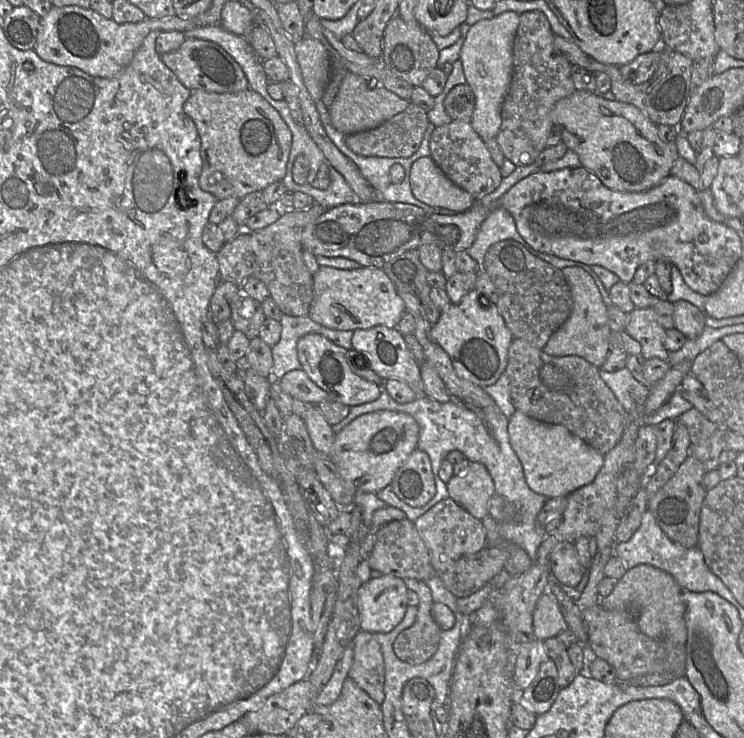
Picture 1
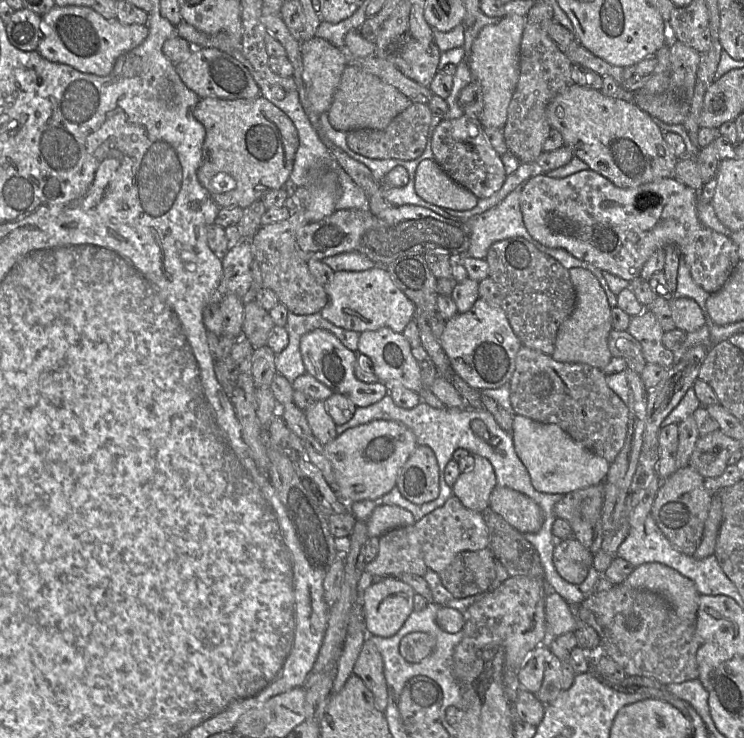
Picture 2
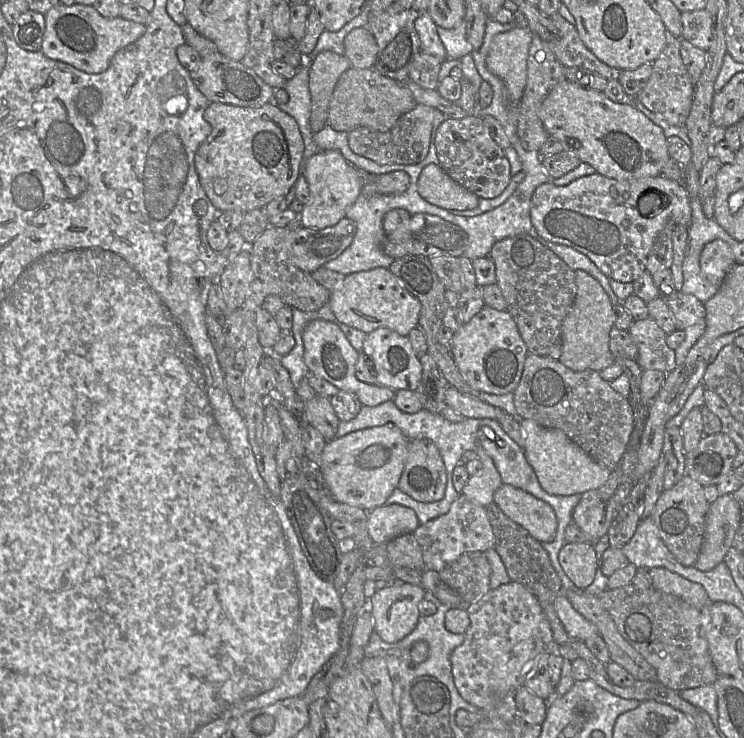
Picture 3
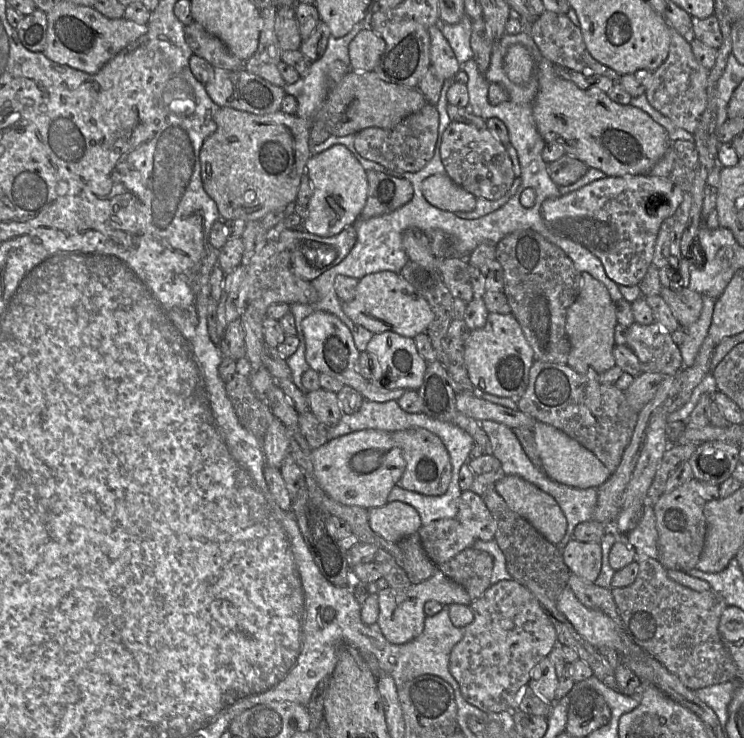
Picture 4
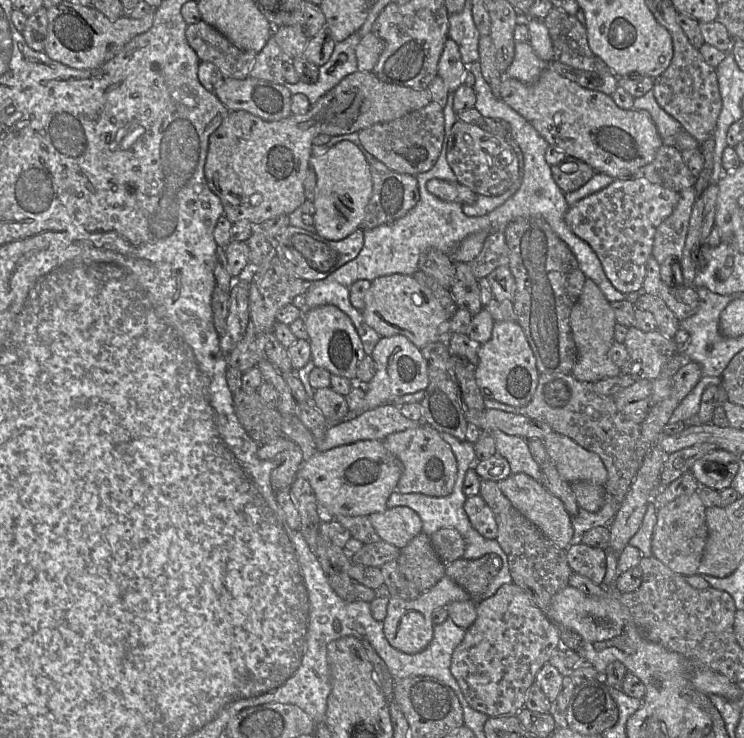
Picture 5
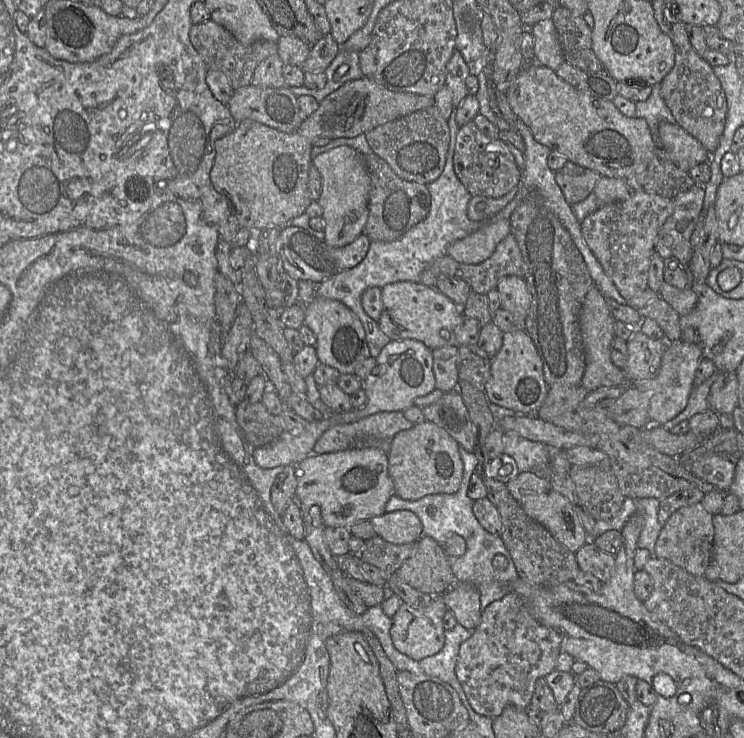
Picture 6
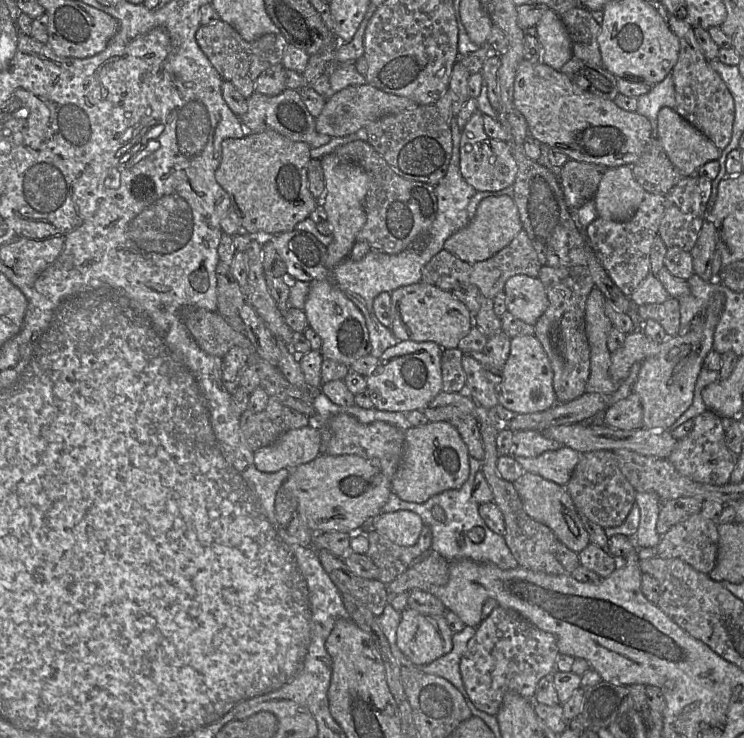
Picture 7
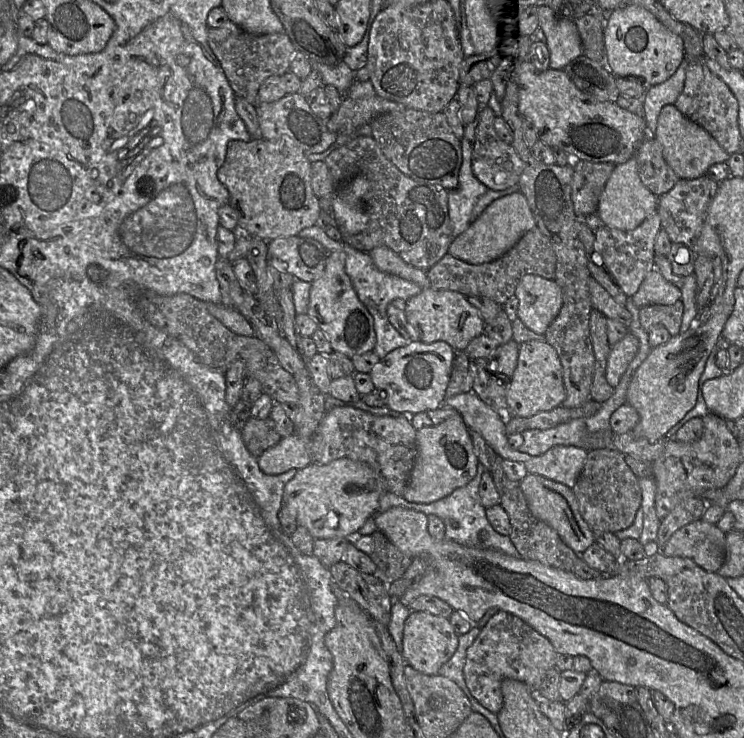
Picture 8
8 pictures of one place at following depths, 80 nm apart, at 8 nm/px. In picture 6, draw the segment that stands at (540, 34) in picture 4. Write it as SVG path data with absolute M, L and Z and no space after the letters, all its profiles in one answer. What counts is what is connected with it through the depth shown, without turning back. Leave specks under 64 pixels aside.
M558 6L551 19L566 62L584 71L605 70L592 48L592 29L582 16L576 16L567 8Z

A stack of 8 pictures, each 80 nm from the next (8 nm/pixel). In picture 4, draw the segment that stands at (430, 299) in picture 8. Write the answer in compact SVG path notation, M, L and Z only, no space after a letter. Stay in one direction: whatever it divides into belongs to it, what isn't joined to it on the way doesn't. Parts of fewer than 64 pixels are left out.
M380 271L359 279L355 297L343 302L342 309L354 323L374 334L390 331L409 338L426 333L434 318L427 300L399 273L392 271Z

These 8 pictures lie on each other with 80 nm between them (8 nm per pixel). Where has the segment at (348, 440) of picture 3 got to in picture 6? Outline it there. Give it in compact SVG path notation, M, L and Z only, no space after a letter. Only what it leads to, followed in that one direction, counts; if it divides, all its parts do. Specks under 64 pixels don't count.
M351 447L325 454L312 453L296 465L295 477L296 501L306 506L318 506L325 527L349 528L359 521L382 515L385 513L386 503L395 494L388 471L388 454L374 447Z

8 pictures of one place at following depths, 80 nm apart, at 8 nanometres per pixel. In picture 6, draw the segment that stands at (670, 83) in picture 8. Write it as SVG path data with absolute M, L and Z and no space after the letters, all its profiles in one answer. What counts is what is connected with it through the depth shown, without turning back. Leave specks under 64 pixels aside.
M660 83L652 86L652 92L646 100L635 102L636 116L644 118L651 130L656 145L661 145L658 126L661 121L677 123L660 93Z

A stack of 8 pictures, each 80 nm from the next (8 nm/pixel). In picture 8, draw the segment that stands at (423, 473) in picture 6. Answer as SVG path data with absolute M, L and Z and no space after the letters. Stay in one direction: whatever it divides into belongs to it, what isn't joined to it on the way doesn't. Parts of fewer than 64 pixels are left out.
M457 413L440 424L416 431L417 454L402 497L408 502L428 504L465 486L477 472L476 457L469 429Z

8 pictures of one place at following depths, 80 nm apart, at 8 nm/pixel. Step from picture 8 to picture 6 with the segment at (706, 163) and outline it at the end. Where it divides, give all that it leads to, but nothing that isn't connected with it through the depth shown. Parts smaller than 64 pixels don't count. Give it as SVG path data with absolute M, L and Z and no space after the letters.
M661 121L658 126L661 146L668 157L683 170L708 162L710 153L678 123Z

